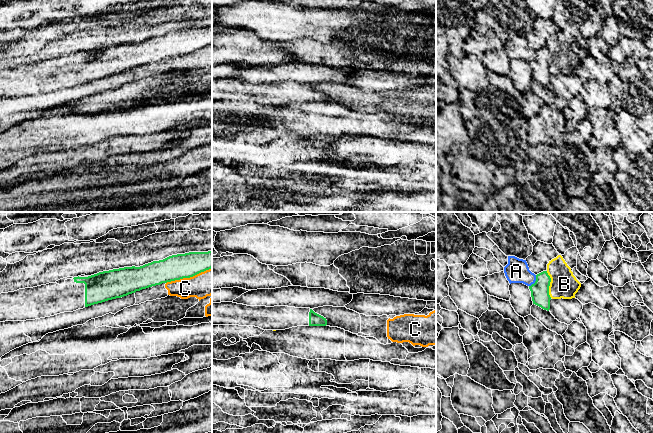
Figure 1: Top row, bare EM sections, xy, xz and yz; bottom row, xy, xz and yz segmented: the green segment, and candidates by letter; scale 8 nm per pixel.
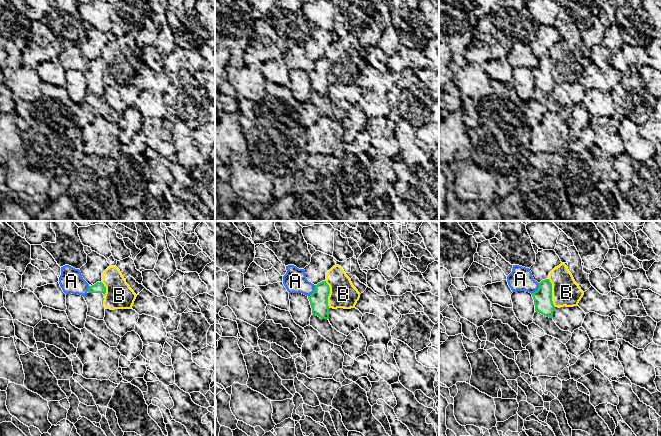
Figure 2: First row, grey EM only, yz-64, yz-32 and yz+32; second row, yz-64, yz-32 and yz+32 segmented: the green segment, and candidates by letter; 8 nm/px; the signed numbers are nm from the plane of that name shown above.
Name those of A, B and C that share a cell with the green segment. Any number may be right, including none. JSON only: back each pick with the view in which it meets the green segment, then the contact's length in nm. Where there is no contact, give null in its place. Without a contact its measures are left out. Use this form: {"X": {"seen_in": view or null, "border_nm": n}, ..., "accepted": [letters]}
{"accepted": []}

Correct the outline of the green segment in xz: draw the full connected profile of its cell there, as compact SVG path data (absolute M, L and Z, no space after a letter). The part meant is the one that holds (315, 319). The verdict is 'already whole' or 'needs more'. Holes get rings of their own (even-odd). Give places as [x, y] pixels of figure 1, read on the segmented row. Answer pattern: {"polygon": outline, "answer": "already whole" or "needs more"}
{"polygon": "M233 302L212 303L212 325L255 326L285 330L297 326L326 326L327 320L310 308L247 306Z", "answer": "needs more"}

